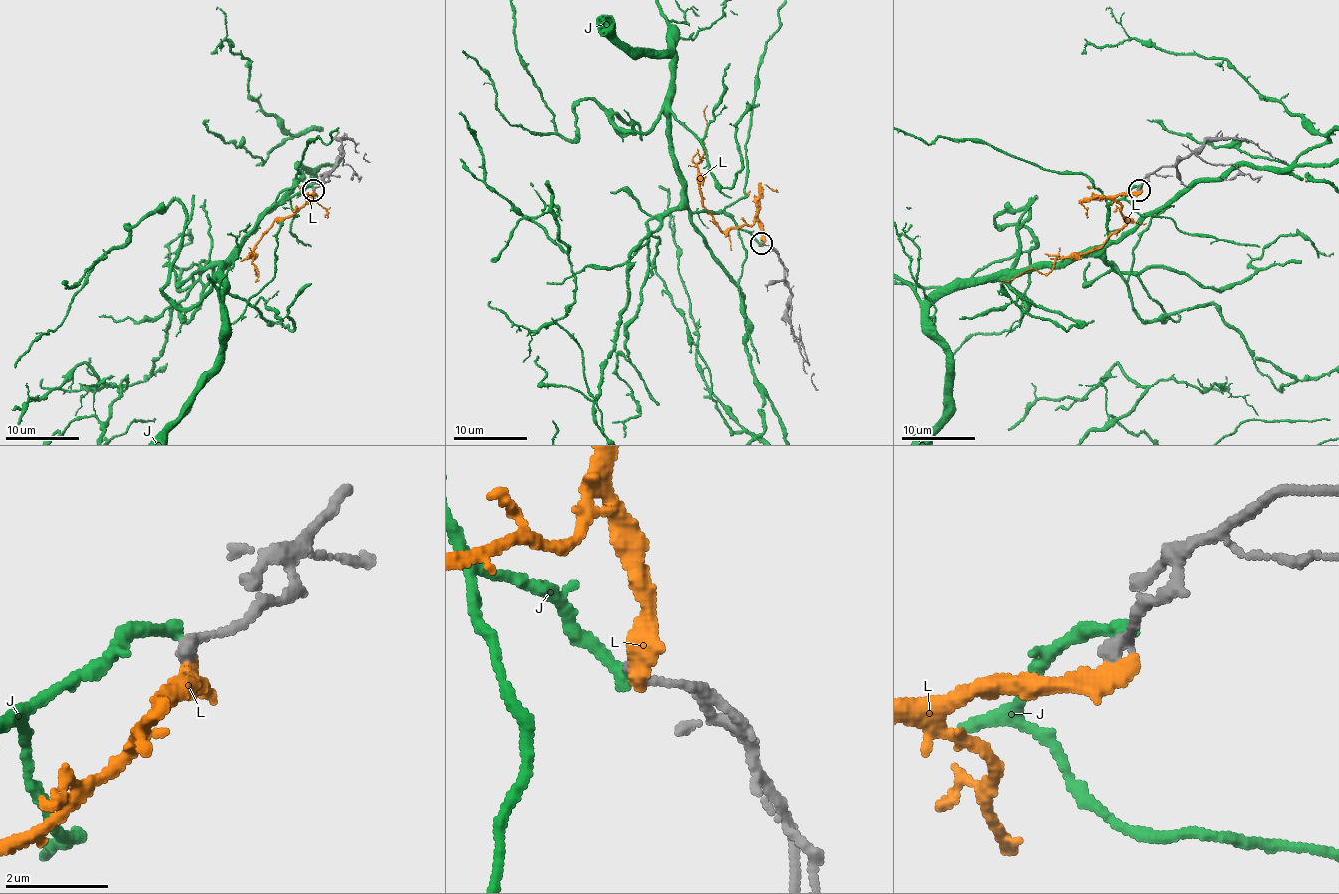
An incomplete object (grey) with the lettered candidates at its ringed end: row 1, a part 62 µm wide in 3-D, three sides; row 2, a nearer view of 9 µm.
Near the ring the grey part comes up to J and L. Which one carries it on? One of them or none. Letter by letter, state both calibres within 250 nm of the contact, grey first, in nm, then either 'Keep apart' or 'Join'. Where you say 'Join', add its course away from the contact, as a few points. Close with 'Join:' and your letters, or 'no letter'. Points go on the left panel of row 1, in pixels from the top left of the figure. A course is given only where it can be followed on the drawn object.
J: Thickness 300 nm (grey) against 280 nm. Keep apart
L: Thickness 300 nm (grey) against 500 nm. Keep apart
Join: no letter

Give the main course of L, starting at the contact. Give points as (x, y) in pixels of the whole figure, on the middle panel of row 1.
L: (761, 242), (763, 225), (757, 220), (752, 225), (722, 231), (702, 205), (697, 163), (704, 150), (706, 106)

